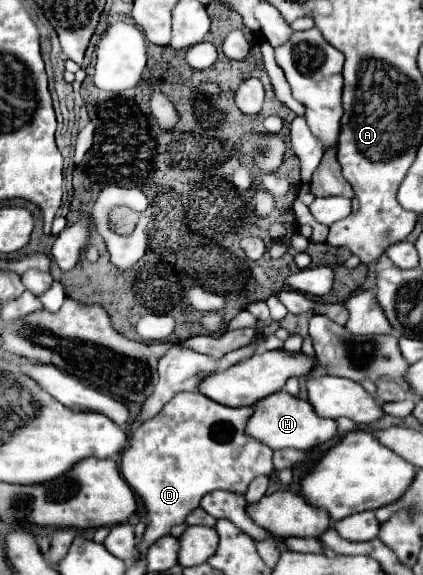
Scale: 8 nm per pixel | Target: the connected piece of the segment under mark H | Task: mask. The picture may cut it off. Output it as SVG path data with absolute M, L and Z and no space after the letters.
M285 391L273 393L271 397L259 401L257 411L253 413L253 417L247 423L247 435L259 439L261 443L265 443L267 447L275 449L299 449L299 451L311 451L313 447L319 447L327 441L331 441L335 437L335 429L337 429L337 421L333 419L325 419L319 417L315 413L315 409L311 409L309 401L301 401L291 397Z

